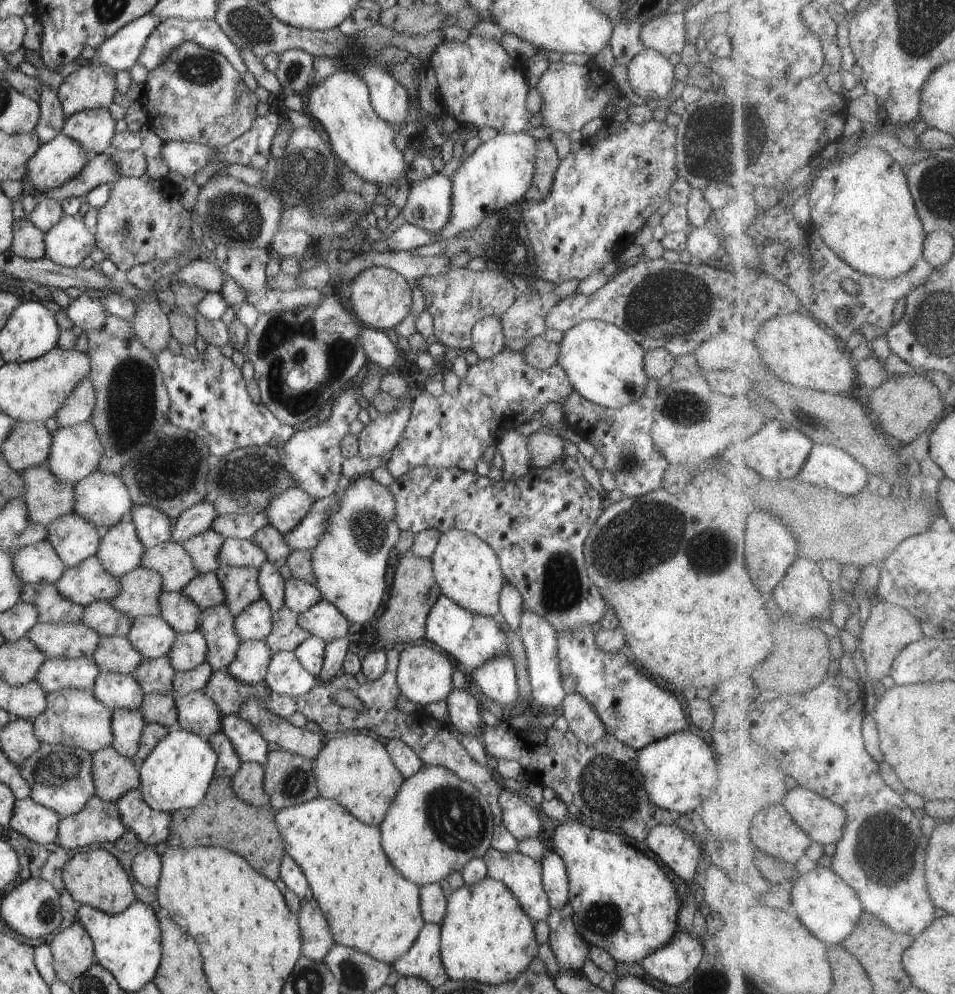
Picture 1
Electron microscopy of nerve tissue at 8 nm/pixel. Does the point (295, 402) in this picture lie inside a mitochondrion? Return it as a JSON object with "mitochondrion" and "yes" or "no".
{"mitochondrion":"yes"}

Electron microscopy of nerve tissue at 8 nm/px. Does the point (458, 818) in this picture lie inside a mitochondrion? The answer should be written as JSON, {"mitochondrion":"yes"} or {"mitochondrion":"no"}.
{"mitochondrion":"yes"}

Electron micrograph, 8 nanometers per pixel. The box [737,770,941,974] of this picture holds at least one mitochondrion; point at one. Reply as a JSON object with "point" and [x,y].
{"point":[887,852]}

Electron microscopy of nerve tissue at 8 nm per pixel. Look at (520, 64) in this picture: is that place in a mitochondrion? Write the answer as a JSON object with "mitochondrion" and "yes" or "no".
{"mitochondrion":"no"}

